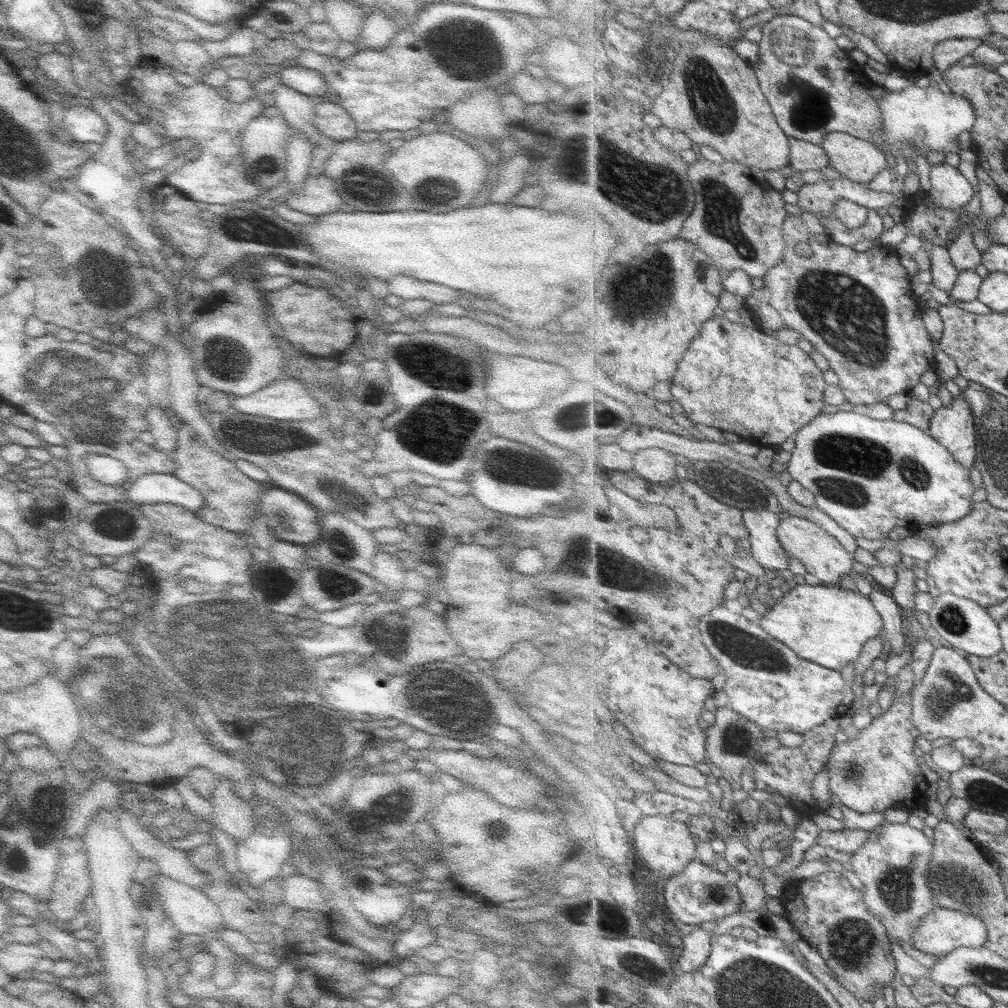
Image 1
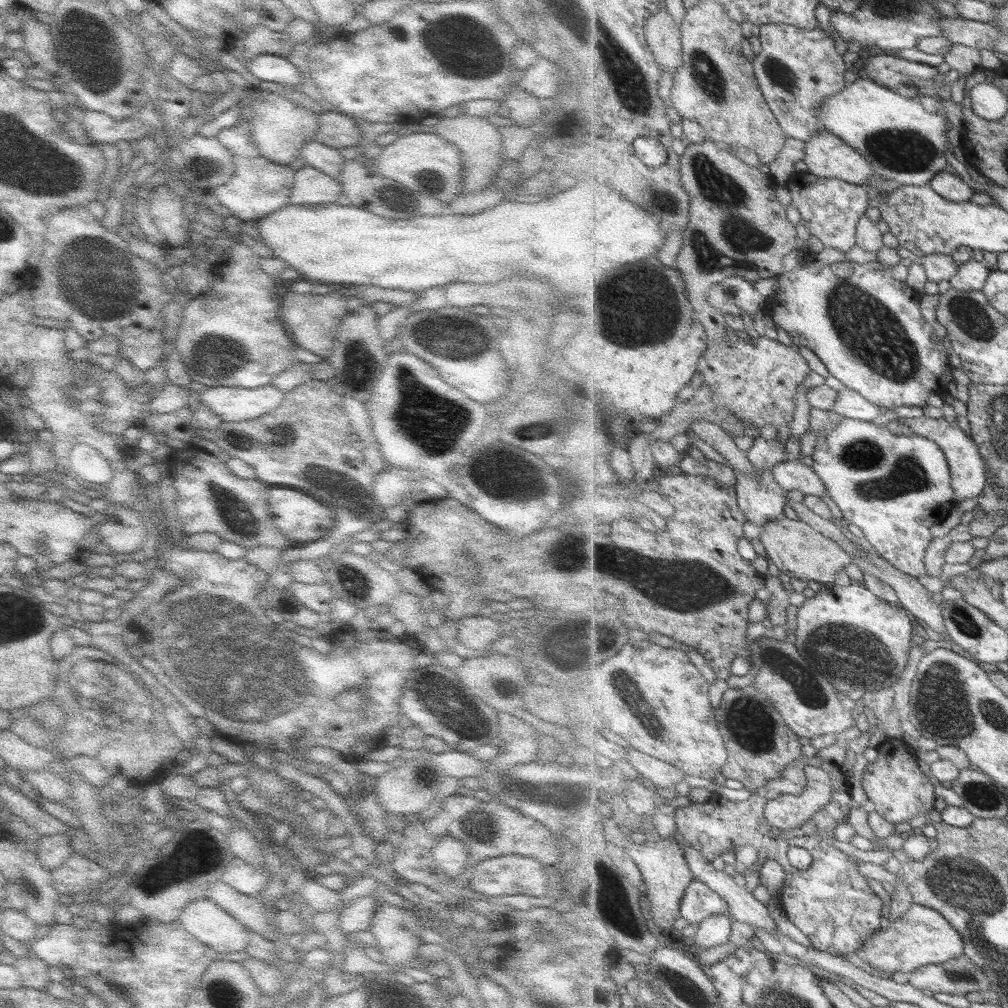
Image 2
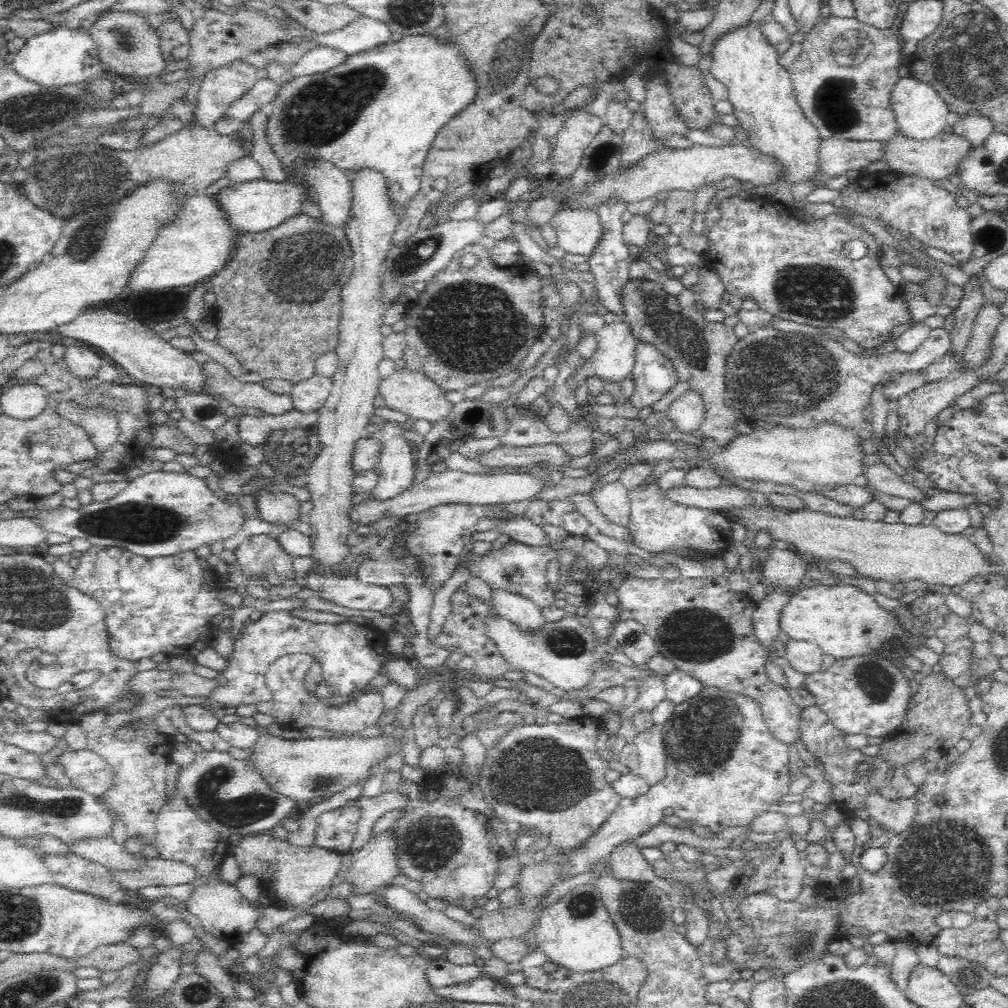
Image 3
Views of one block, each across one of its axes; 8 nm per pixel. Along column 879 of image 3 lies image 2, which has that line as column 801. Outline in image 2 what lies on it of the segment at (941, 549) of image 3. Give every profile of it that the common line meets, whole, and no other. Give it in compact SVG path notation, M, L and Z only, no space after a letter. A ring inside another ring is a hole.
M782 517L768 522L761 528L759 539L765 548L767 560L781 573L805 582L813 580L822 587L832 585L837 574L844 572L845 567L853 565L851 555L841 547L841 544L799 519Z

